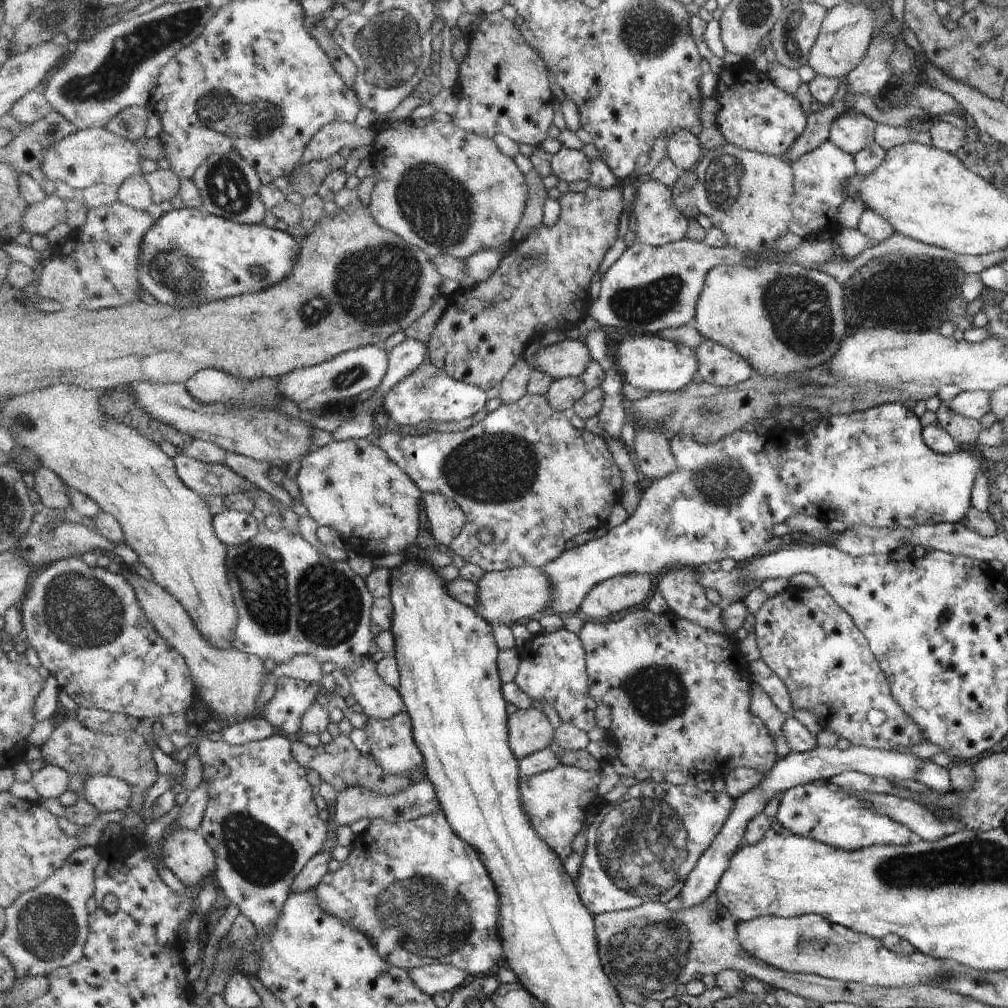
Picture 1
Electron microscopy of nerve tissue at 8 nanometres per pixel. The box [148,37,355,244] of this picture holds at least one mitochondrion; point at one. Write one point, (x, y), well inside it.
(219, 108)

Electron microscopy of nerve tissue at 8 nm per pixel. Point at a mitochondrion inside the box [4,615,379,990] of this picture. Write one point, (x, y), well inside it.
(45, 926)

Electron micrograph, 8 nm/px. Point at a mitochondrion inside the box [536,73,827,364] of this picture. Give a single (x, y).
(636, 306)

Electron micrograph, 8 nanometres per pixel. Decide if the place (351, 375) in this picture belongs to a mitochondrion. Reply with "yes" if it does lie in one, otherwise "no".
yes

